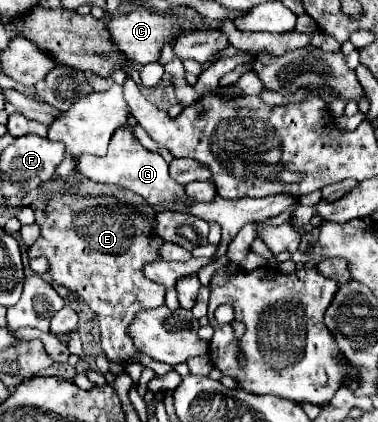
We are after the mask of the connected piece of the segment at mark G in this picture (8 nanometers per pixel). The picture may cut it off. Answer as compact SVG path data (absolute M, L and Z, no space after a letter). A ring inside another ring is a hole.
M130 127L116 129L116 133L112 135L112 141L108 145L108 153L104 157L82 155L82 157L76 157L74 161L76 161L76 173L80 177L86 177L96 183L120 185L120 187L130 189L136 195L144 197L144 201L148 201L152 205L158 205L162 201L176 199L176 197L186 197L184 187L178 185L176 181L172 181L172 177L168 175L168 163L164 161L164 157L160 153L154 153L154 151L148 151L146 147L142 147L138 143L138 139L132 135Z

